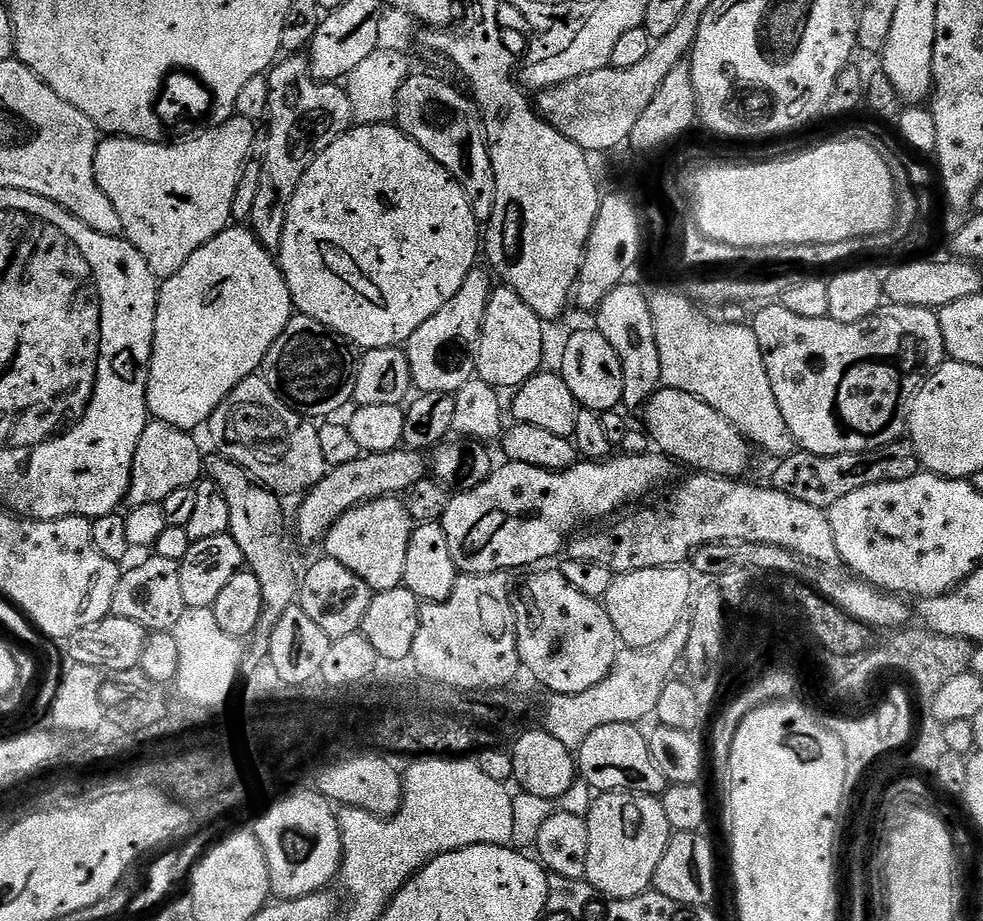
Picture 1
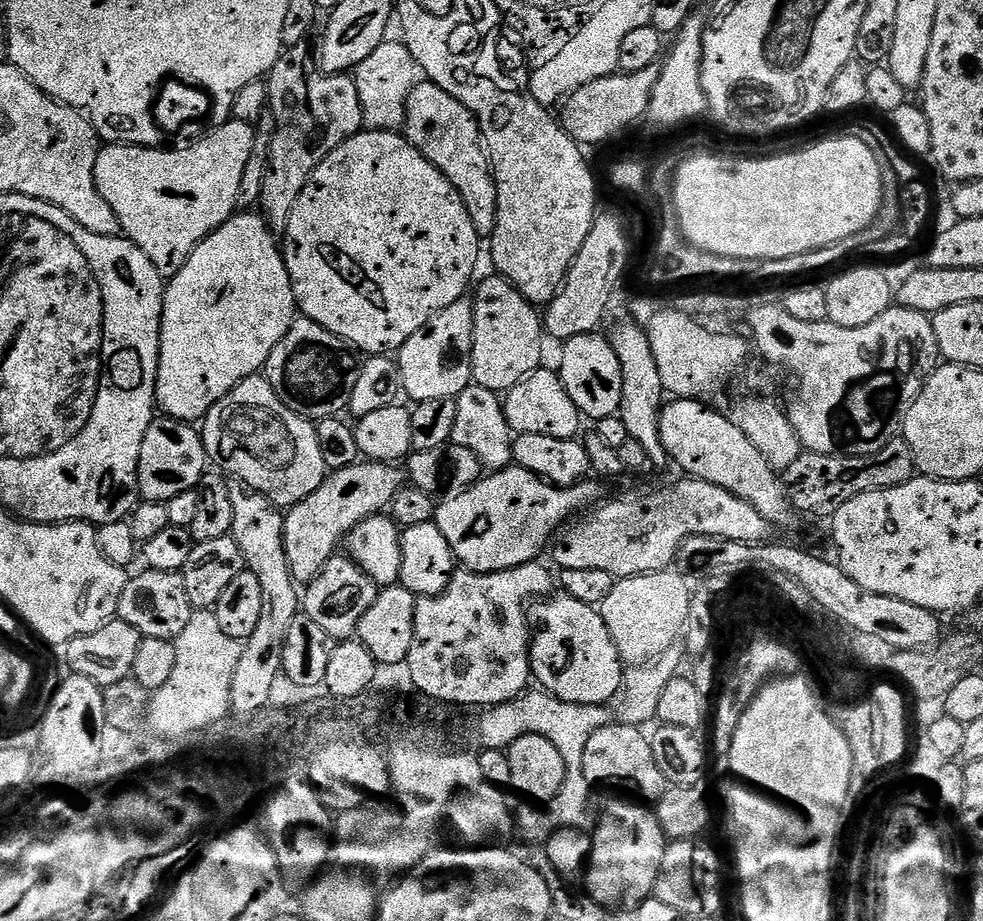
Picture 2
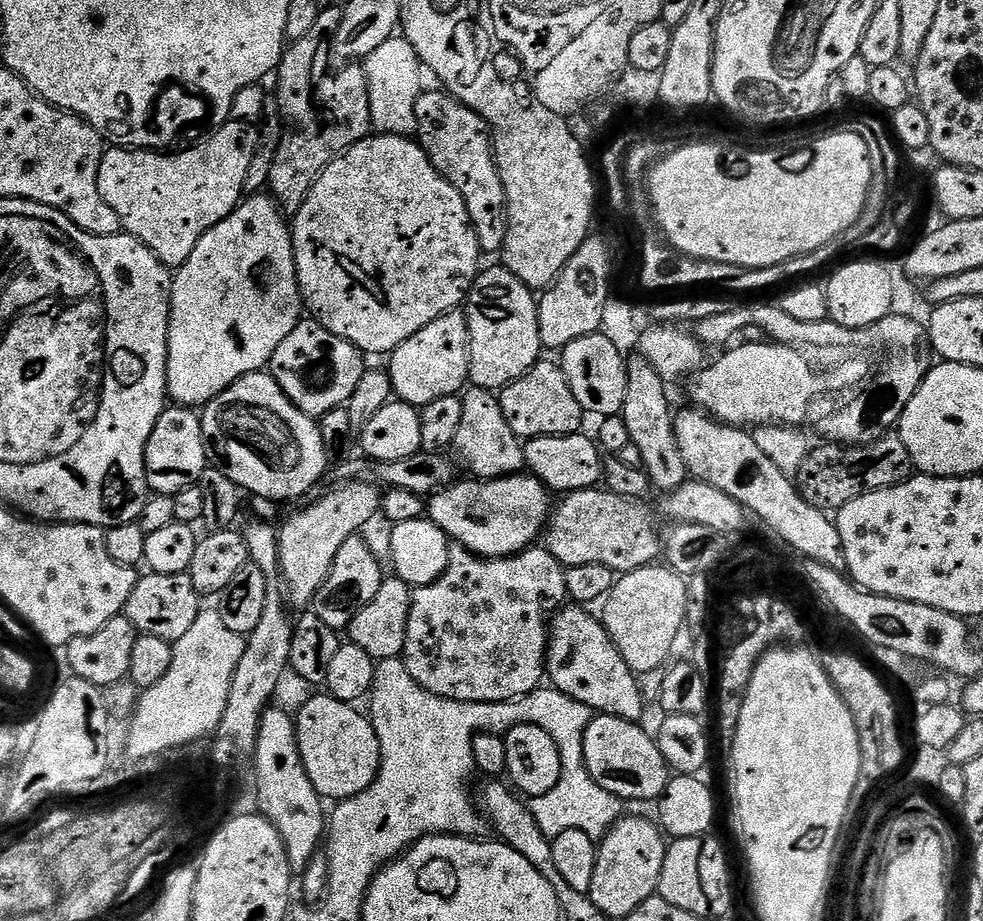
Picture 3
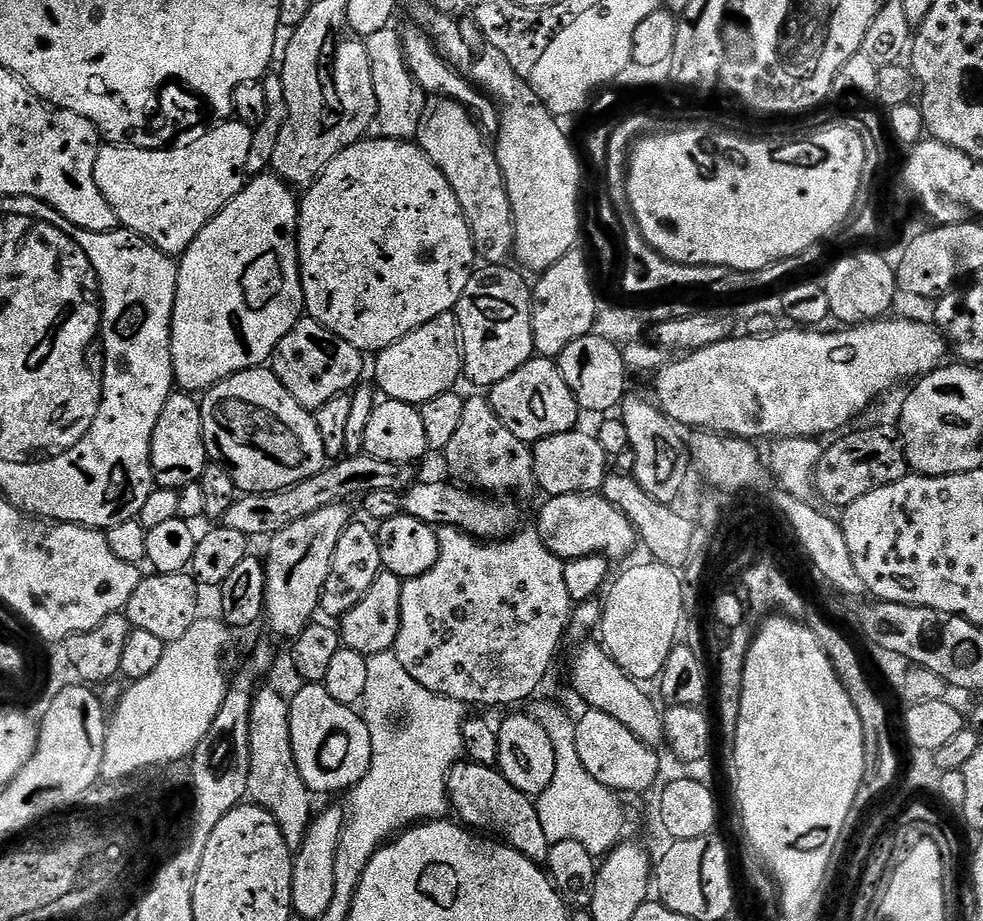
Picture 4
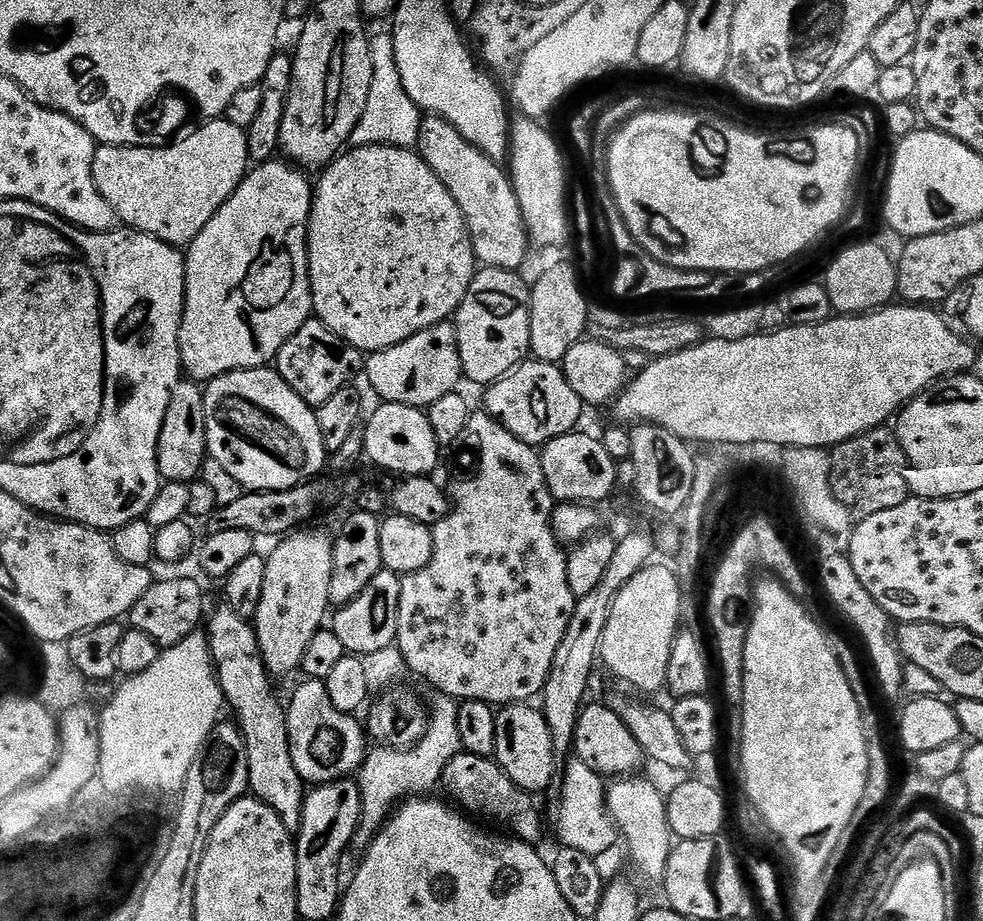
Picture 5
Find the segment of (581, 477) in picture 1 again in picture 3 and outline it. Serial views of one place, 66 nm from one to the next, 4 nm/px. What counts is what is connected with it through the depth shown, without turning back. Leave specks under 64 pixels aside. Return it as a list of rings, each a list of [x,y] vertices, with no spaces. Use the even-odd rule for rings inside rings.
[[[531,474],[499,476],[497,480],[464,478],[449,488],[435,493],[427,501],[426,516],[447,534],[449,541],[455,542],[467,552],[473,552],[475,556],[486,560],[497,560],[503,556],[517,556],[541,539],[550,515],[548,496],[550,497],[549,489]]]

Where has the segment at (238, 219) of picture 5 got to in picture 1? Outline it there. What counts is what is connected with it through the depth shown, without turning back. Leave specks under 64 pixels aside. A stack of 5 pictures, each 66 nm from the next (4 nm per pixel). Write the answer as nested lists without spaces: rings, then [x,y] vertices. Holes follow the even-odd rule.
[[[229,226],[223,232],[219,232],[206,246],[194,250],[190,258],[186,258],[186,266],[178,270],[178,274],[167,277],[159,285],[158,310],[154,318],[154,346],[152,347],[152,357],[150,358],[150,378],[148,379],[148,389],[146,390],[146,402],[148,403],[148,414],[151,419],[161,420],[170,426],[178,426],[185,430],[203,429],[208,421],[212,419],[214,410],[229,394],[240,385],[247,376],[257,375],[258,369],[263,365],[266,354],[274,342],[286,330],[288,323],[292,321],[294,309],[290,298],[290,286],[286,286],[286,278],[282,274],[277,257],[269,249],[258,242],[258,238],[252,233],[248,226]]]

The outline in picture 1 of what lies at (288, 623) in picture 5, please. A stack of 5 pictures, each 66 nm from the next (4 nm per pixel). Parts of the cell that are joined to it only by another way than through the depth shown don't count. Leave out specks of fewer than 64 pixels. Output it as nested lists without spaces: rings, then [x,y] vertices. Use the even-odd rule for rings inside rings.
[[[403,446],[393,452],[361,454],[354,462],[346,462],[346,466],[329,468],[324,477],[299,501],[301,504],[296,512],[296,536],[304,544],[319,545],[334,522],[338,522],[338,518],[342,518],[342,514],[351,508],[368,500],[377,500],[379,496],[399,497],[406,494],[414,482],[425,479],[425,476],[425,457]]]

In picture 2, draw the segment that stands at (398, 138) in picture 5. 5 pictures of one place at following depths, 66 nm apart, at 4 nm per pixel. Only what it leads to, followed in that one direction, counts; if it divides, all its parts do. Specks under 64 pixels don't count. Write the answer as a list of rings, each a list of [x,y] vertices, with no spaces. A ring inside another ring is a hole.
[[[385,40],[369,58],[354,70],[353,80],[362,106],[364,128],[367,131],[399,131],[405,122],[405,107],[418,80],[417,61],[413,51],[396,40]]]

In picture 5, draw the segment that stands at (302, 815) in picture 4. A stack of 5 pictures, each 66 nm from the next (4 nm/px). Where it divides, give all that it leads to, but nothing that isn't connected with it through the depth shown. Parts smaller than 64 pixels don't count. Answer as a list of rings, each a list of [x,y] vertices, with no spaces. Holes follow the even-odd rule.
[[[221,606],[210,620],[211,616],[207,621],[208,628],[206,624],[206,635],[212,664],[216,668],[216,681],[224,695],[225,705],[236,711],[234,720],[244,736],[251,795],[270,806],[270,810],[282,818],[286,830],[295,834],[302,822],[306,785],[298,770],[294,770],[294,758],[288,745],[288,713],[272,689],[274,682],[264,666],[255,627],[227,606]]]

